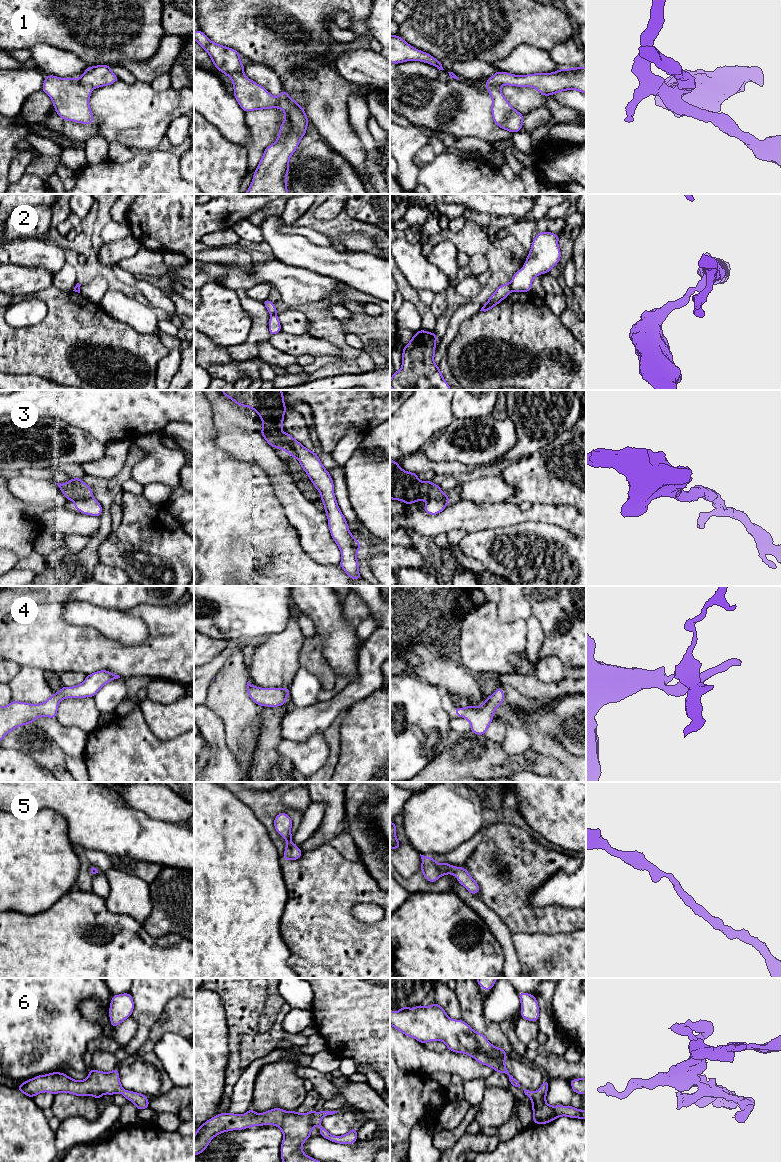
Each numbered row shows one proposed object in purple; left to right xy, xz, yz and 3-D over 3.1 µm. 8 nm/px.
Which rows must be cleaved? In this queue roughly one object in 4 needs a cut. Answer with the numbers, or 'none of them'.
2, 3

